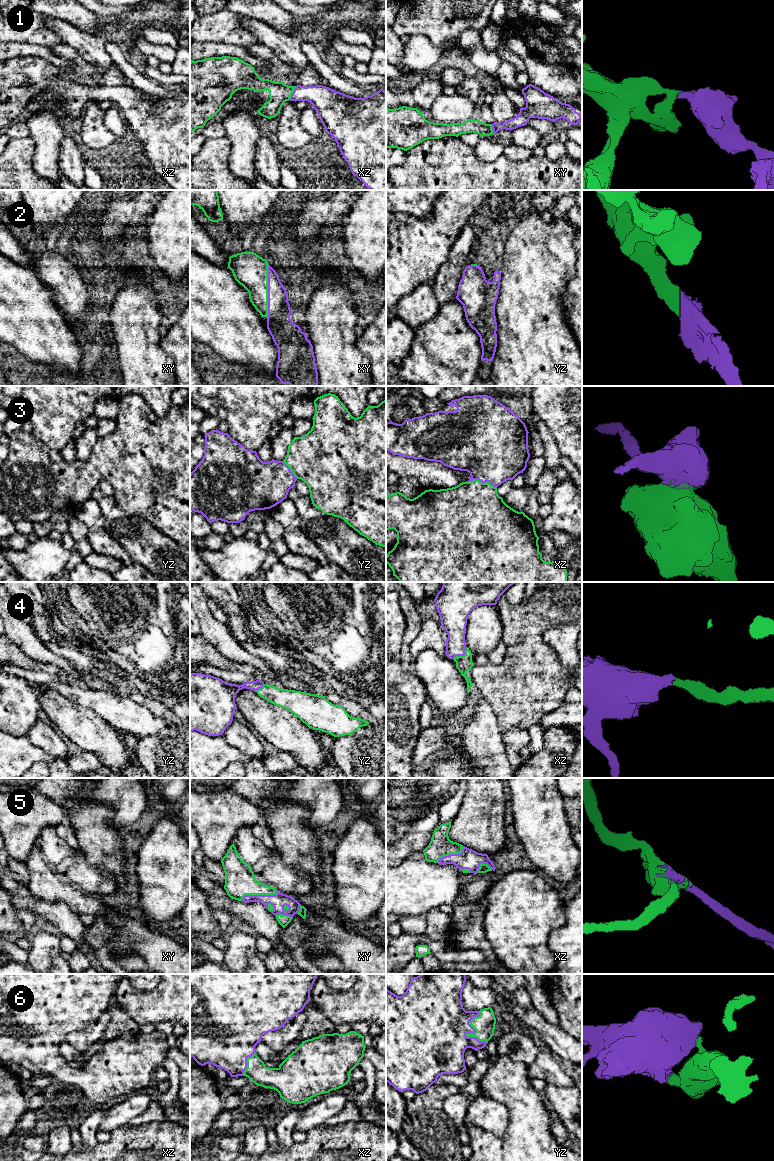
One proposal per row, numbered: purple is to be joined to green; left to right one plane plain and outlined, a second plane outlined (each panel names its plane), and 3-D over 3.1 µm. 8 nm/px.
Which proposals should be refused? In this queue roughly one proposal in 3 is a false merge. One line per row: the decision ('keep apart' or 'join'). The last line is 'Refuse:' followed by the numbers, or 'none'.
1: join
2: join
3: join
4: join
5: join
6: join
Refuse: none

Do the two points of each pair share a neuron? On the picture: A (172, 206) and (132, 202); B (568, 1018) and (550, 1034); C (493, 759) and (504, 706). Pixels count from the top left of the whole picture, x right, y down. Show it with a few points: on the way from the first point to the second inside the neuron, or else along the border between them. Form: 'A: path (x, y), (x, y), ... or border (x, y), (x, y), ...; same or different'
A: border (159, 200), (154, 210), (147, 217); different
B: border (558, 1024), (571, 1036); different
C: border (490, 706), (499, 730), (502, 733); different

